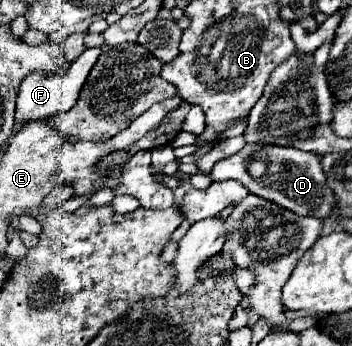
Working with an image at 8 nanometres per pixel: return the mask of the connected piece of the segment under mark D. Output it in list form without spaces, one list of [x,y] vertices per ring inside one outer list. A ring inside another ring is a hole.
[[[246,144],[240,152],[218,160],[212,166],[210,172],[212,180],[238,180],[242,182],[252,194],[272,200],[296,214],[312,214],[316,218],[328,218],[334,214],[336,204],[332,198],[332,190],[328,190],[328,184],[324,182],[322,166],[320,166],[320,156],[312,152],[302,152],[298,148],[288,148],[288,146],[262,146],[262,144]],[[252,160],[264,162],[264,174],[260,178],[254,178],[248,170]]]

